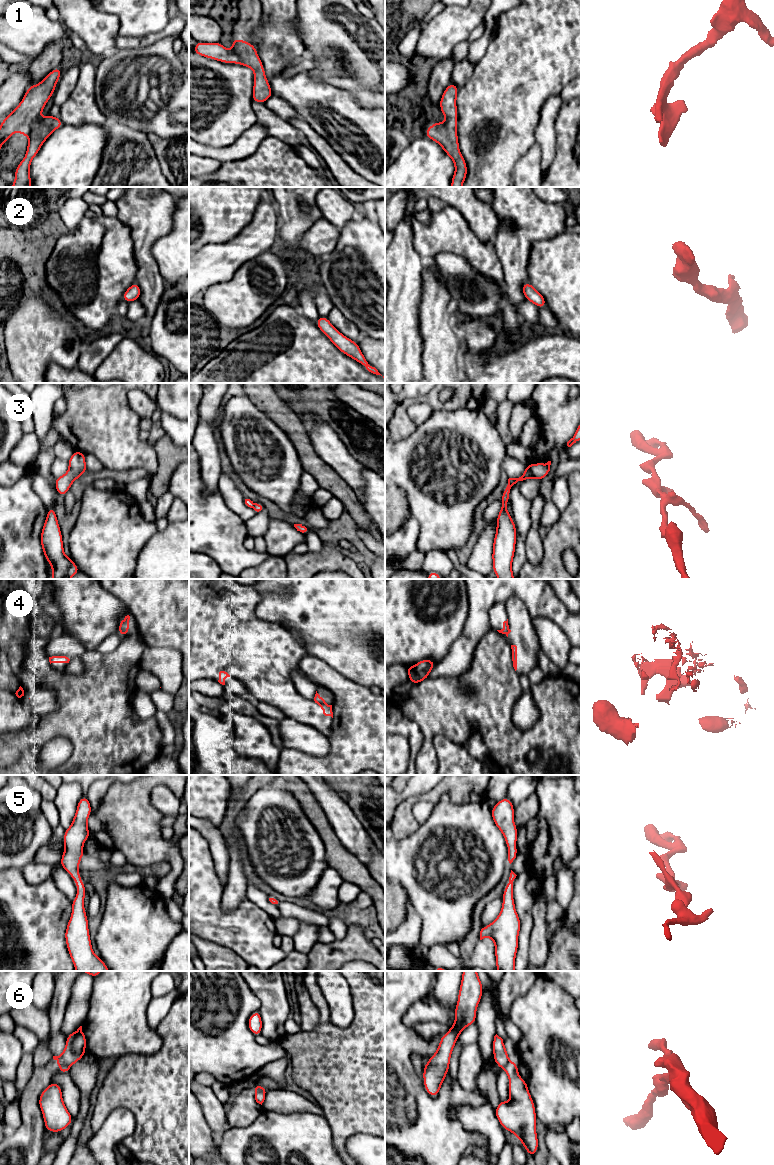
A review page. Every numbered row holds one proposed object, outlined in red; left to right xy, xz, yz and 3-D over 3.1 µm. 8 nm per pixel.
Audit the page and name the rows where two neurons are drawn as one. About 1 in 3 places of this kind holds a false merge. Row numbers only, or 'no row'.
3, 4, 6

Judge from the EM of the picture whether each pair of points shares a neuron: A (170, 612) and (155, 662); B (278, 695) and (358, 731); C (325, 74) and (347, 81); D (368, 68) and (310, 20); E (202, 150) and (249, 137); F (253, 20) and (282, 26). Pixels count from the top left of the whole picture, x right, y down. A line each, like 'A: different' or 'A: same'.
A: different
B: different
C: same
D: same
E: same
F: different

